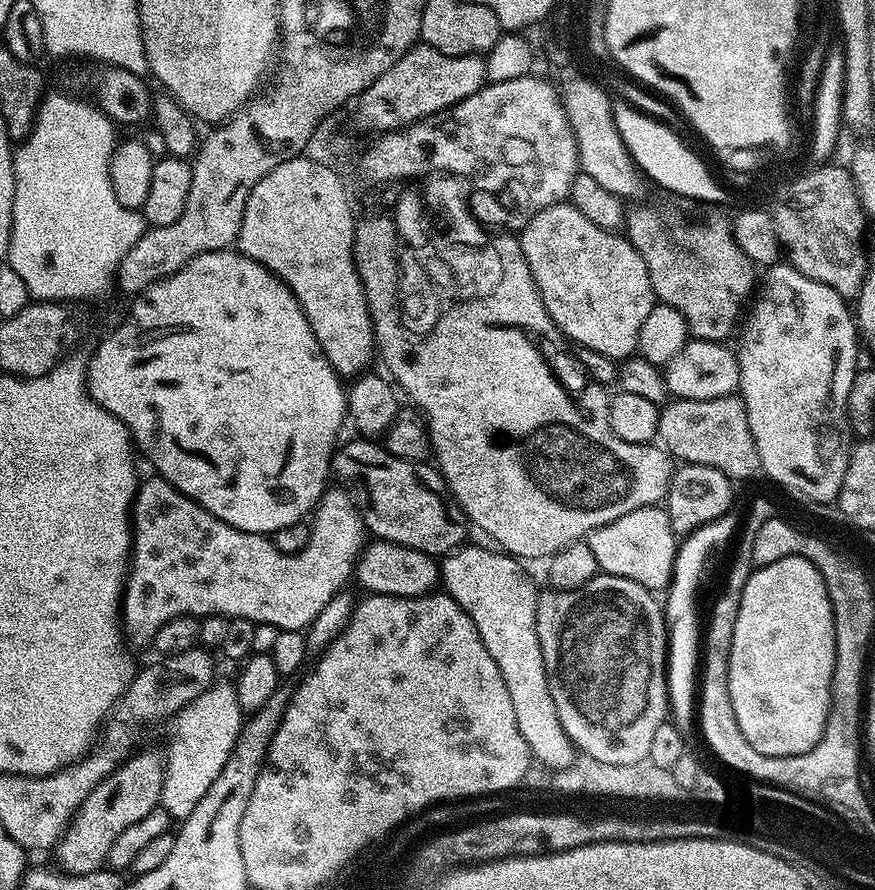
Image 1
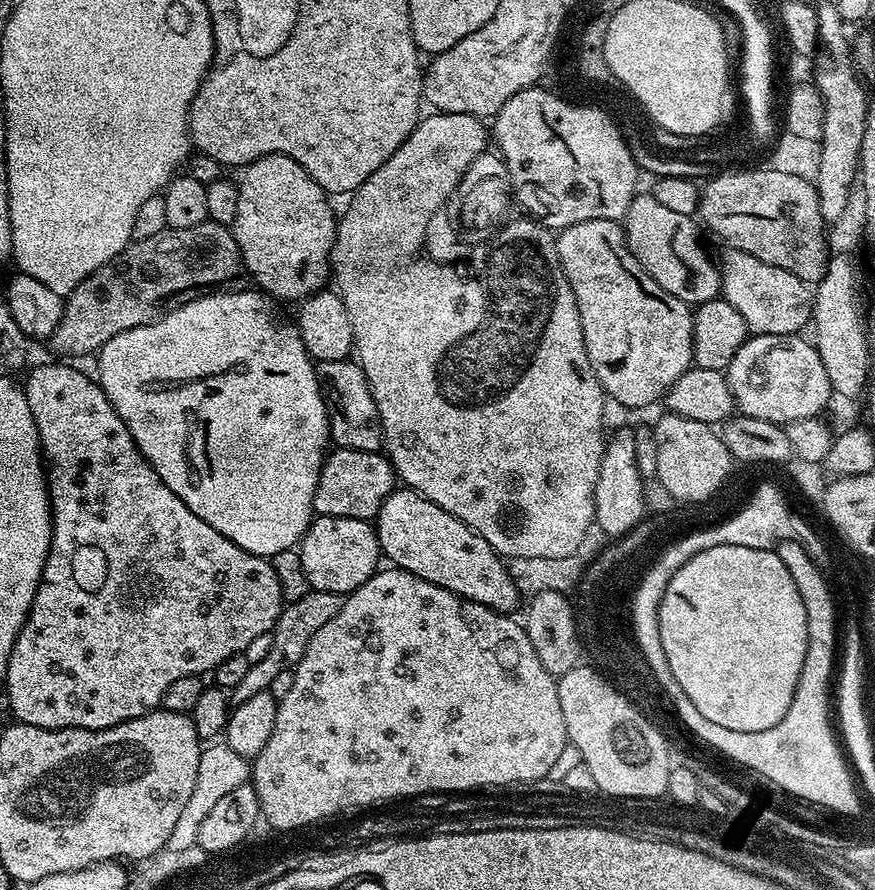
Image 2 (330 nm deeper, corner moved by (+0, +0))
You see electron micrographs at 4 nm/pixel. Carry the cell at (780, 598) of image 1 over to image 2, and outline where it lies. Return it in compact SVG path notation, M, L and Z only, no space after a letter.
M722 545L702 550L683 564L670 578L666 586L666 594L662 594L662 602L658 610L658 630L662 638L662 650L666 650L666 662L670 662L670 670L674 678L678 678L678 686L686 690L686 698L698 706L698 714L702 718L710 718L710 722L718 722L718 726L726 726L728 732L757 732L770 730L788 713L790 702L794 698L794 690L798 686L798 674L802 674L802 662L806 658L806 606L802 606L802 594L798 594L798 586L794 586L794 578L790 578L790 570L782 566L782 558L774 550L751 549L745 546Z

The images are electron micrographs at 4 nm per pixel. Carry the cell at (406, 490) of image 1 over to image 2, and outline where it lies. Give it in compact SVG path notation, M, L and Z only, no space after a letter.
M333 447L325 455L324 465L320 467L312 511L316 516L341 516L372 522L379 514L382 502L397 484L396 471L392 469L387 455Z

